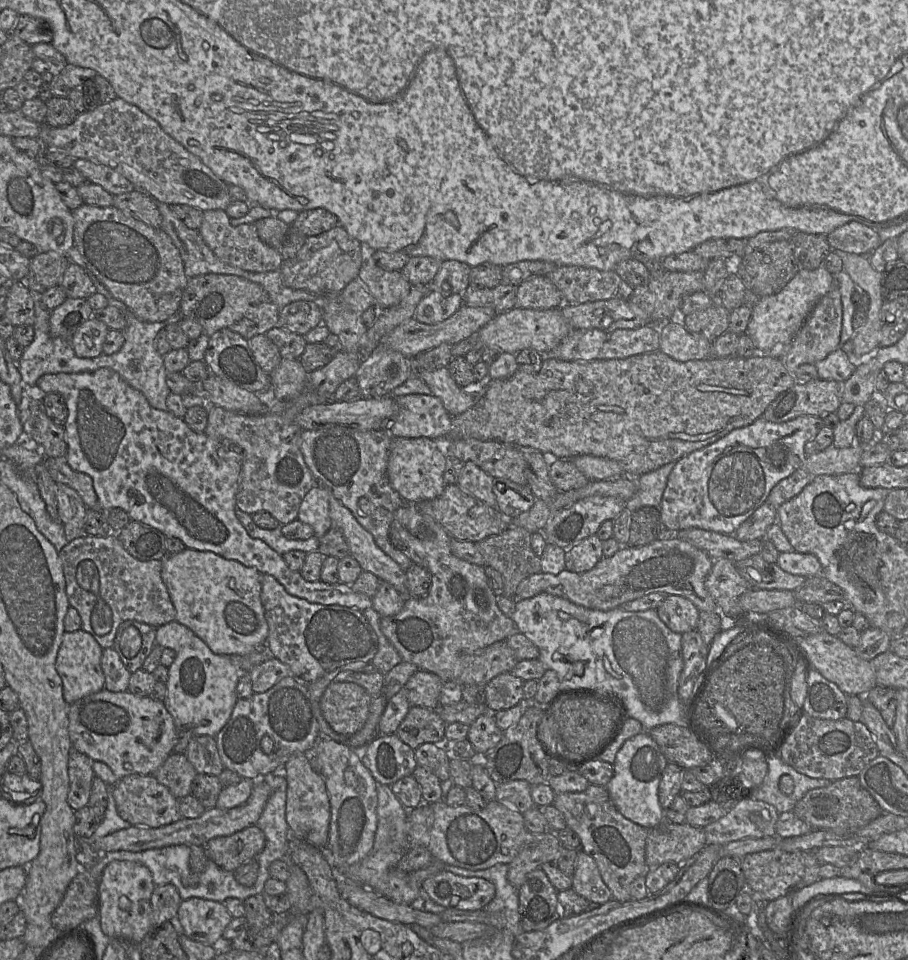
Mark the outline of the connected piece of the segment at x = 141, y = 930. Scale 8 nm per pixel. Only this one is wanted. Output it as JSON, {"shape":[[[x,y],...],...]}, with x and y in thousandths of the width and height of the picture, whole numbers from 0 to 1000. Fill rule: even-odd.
{"shape":[[[127,896],[116,903],[108,924],[108,953],[113,972],[121,978],[153,983],[167,968],[166,933],[171,921],[165,906],[152,898]]]}

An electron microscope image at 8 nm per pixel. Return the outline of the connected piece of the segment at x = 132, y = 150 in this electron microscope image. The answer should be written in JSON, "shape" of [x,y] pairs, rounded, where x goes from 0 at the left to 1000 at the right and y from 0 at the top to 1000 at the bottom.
{"shape":[[[131,102],[111,108],[101,116],[86,118],[84,124],[72,132],[57,132],[45,129],[41,146],[55,158],[70,158],[84,166],[95,166],[117,172],[140,185],[151,199],[162,201],[171,209],[186,215],[204,213],[221,220],[248,219],[256,210],[252,192],[236,181],[219,164],[210,159],[198,148],[185,141],[169,123],[151,110]]]}

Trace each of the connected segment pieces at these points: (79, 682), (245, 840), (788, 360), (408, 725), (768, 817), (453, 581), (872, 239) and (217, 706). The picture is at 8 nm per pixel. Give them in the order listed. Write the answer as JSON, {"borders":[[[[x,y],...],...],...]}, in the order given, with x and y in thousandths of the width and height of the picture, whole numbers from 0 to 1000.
{"borders":[[[[91,656],[70,659],[61,695],[68,707],[69,726],[75,734],[116,717],[116,705],[111,696],[112,679],[113,676],[98,659]]],[[[279,859],[253,871],[231,874],[225,883],[229,895],[242,904],[257,908],[271,897],[282,895],[292,878],[291,867]]],[[[919,292],[915,302],[896,319],[884,339],[867,360],[862,377],[867,385],[874,391],[880,381],[907,375],[913,369],[926,363],[928,336],[928,318],[924,299]]],[[[454,735],[439,755],[436,766],[455,781],[467,774],[490,776],[491,756],[481,740]]],[[[819,830],[795,852],[776,860],[778,879],[800,880],[819,873],[855,870],[858,847],[848,838]]],[[[447,525],[434,533],[430,553],[444,564],[453,584],[472,595],[475,611],[469,622],[448,622],[438,640],[420,643],[420,657],[443,689],[480,702],[488,710],[504,710],[507,683],[517,683],[543,670],[557,667],[568,657],[568,651],[550,634],[533,591],[500,579],[496,572],[497,558],[476,539]]],[[[946,230],[934,231],[911,244],[914,257],[946,266],[957,266],[969,253],[967,241]]],[[[193,646],[172,653],[171,670],[194,681],[185,695],[181,734],[196,764],[237,768],[252,751],[262,729],[260,716],[265,703],[262,695],[253,683],[236,681],[210,655]]]]}

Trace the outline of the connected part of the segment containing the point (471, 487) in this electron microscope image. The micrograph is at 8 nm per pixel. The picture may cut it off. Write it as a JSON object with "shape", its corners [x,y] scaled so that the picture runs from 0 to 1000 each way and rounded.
{"shape":[[[513,481],[504,497],[503,505],[536,526],[547,529],[543,514],[544,497],[532,491],[521,481]]]}

